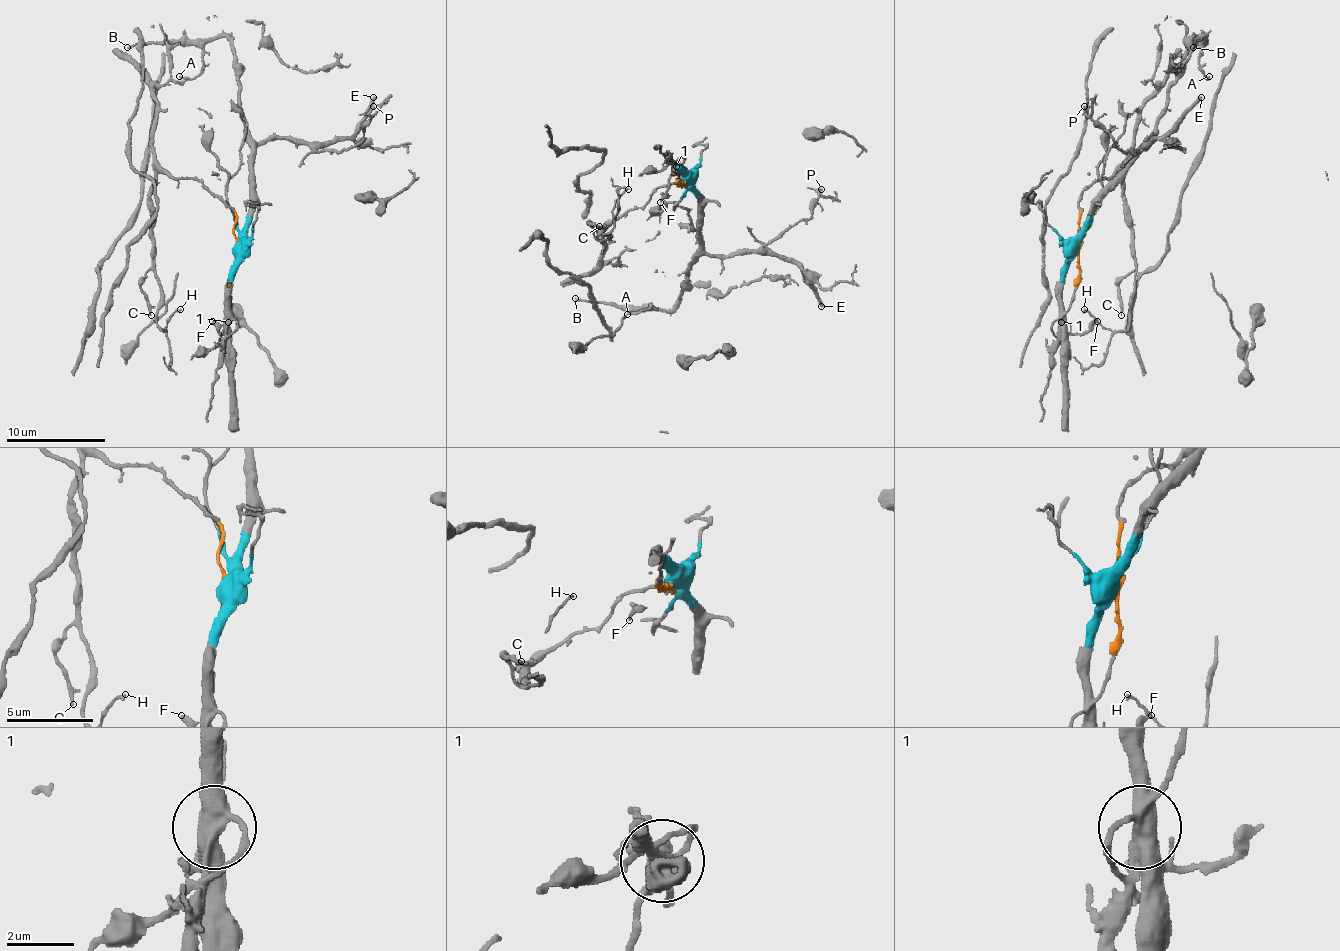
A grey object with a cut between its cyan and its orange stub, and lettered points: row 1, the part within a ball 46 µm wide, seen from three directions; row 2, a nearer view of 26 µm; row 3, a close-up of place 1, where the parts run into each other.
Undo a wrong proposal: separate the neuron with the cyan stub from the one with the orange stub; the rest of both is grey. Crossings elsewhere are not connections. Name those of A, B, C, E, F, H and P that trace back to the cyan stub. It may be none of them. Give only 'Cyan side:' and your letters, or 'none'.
Cyan side: A, B, E, F, P

